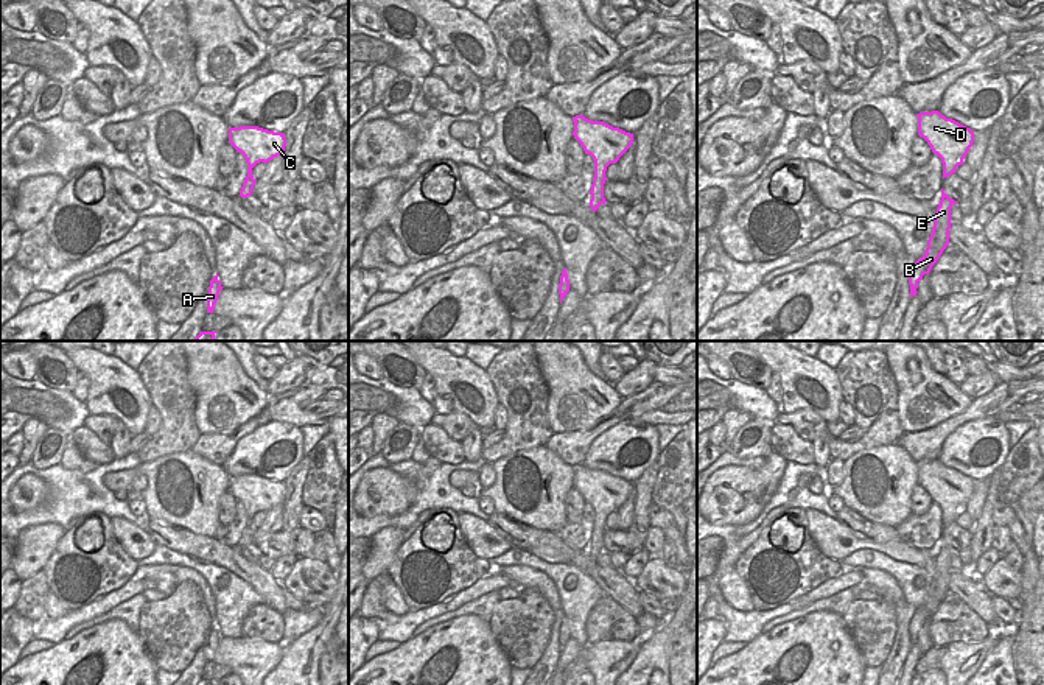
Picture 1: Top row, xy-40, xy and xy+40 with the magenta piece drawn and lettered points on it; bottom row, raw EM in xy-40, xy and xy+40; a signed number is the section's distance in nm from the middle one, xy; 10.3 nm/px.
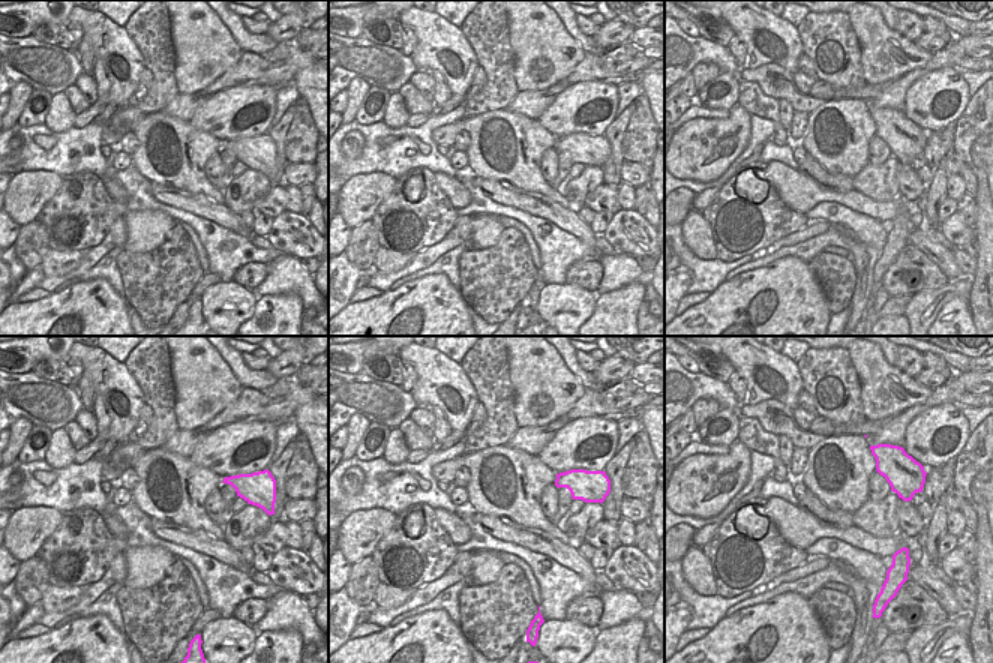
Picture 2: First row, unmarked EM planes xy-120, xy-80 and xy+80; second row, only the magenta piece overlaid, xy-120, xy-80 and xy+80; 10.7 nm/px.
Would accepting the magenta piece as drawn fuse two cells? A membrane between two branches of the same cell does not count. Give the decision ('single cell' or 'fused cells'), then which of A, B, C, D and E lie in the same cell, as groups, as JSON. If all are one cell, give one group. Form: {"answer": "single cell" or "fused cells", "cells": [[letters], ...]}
{"answer": "single cell", "cells": [["A", "B", "C", "D", "E"]]}

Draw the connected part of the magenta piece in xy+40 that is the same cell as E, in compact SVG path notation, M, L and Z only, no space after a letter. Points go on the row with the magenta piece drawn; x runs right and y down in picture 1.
M941 188L941 199L935 212L932 234L927 240L926 252L918 258L910 271L909 285L910 297L916 296L918 282L924 274L929 274L932 266L937 263L946 246L949 244L951 229L951 209L955 202Z

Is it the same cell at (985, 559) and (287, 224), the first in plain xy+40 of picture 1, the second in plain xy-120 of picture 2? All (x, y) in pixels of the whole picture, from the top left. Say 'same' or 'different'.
different

